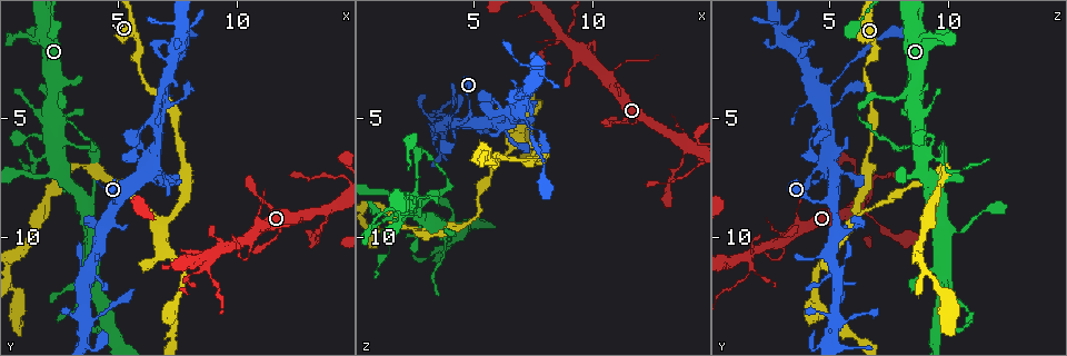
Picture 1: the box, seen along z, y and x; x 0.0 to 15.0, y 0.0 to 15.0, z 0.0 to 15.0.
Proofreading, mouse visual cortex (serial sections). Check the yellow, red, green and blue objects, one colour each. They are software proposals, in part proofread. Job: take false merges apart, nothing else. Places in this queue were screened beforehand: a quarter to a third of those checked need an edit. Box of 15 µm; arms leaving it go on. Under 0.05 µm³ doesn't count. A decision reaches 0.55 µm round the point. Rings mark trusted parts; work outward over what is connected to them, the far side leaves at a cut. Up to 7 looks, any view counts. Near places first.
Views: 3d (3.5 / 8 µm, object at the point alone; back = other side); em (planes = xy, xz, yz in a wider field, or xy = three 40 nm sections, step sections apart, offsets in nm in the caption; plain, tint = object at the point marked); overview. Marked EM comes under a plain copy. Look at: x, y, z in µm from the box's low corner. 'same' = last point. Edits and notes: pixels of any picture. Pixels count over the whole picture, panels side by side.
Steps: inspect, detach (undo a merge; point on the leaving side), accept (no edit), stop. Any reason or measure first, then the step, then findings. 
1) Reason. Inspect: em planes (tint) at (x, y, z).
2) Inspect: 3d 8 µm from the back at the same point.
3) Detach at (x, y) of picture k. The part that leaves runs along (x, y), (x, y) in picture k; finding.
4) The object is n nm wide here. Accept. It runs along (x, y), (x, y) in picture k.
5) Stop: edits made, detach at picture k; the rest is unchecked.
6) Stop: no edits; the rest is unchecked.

Three-way junction. Inspect: 3d 3.5 µm at (7.0, 9.2, 6.1).

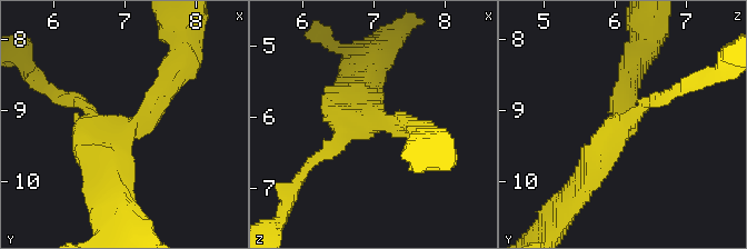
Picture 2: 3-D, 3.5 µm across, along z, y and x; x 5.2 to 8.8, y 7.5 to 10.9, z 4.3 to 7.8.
Inspect: em xy step 3 (tint) at (6.95, 9.30, 6.10).

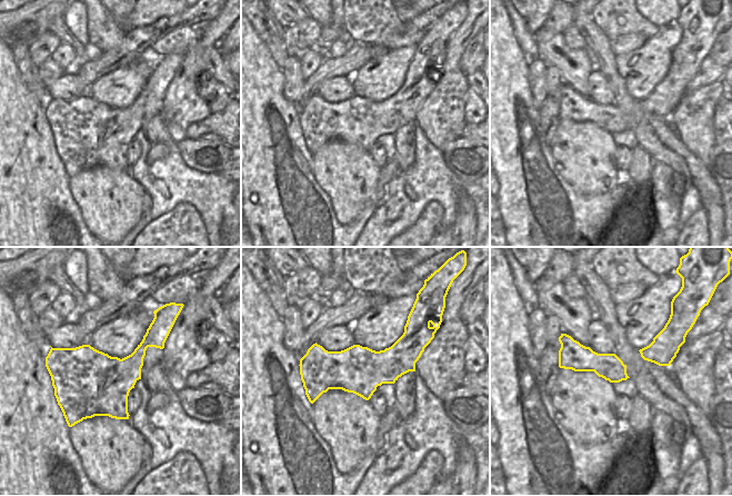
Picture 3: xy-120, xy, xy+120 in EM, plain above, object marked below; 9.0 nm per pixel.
Accept. It runs along (424, 132), (348, 121), (320, 156) in picture 2; continuous, no second cell.

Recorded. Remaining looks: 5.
Arms part here. Inspect: 3d 3.5 µm at (8.7, 10.9, 1.5).

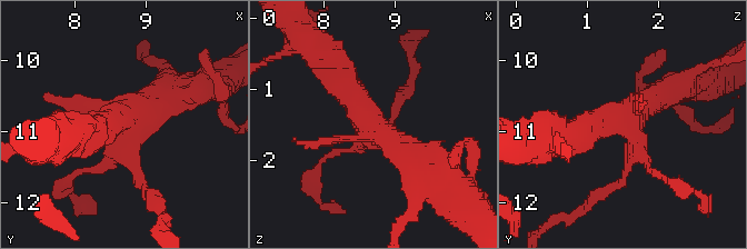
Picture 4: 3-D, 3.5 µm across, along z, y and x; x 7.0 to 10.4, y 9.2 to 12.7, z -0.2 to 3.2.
Inspect: em planes (tint) at (8.70, 10.90, 1.60).

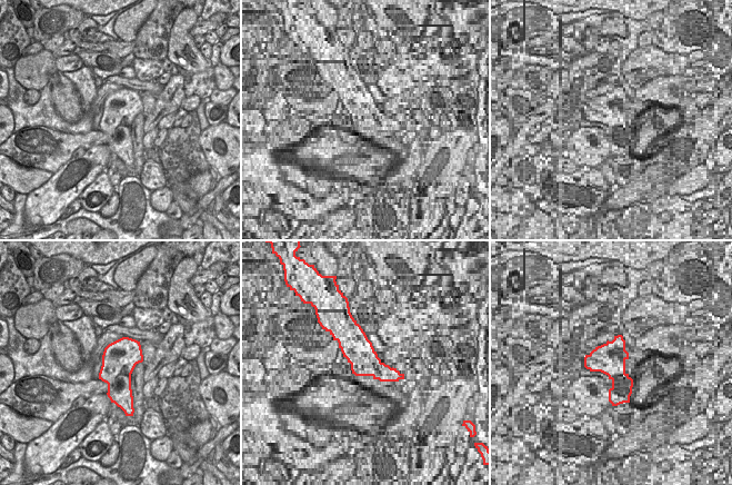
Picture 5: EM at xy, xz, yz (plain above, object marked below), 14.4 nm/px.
Accept. It runs along (428, 172), (374, 130), (329, 72) in picture 4; all the same cell.

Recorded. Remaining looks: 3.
Sharp bend. Inspect: 3d 3.5 µm at (3.8, 13.7, 5.3).

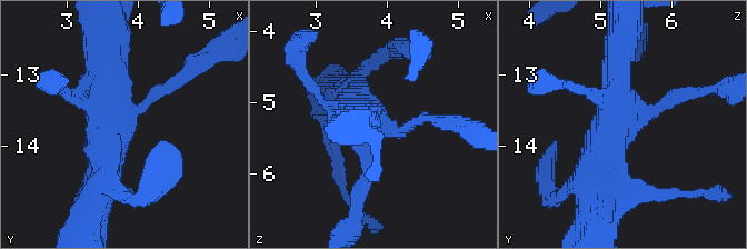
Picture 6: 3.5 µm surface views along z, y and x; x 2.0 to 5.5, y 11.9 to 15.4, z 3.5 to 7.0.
Shape alone is not enough. Inspect: em xy step 2 (tint) at (3.70, 13.60, 5.15).

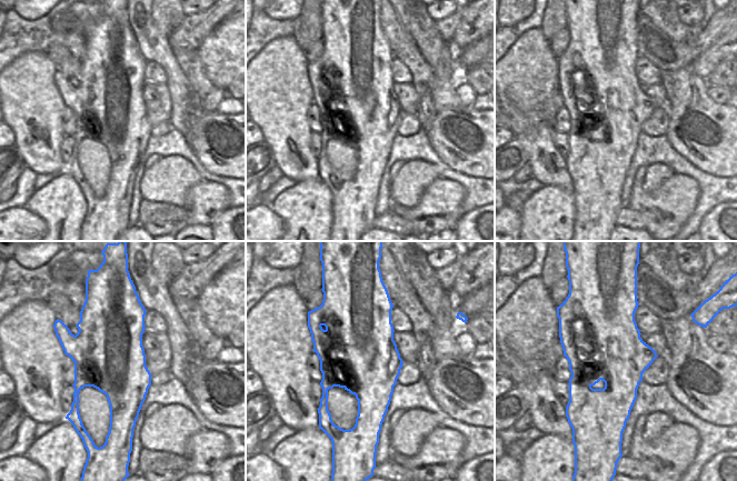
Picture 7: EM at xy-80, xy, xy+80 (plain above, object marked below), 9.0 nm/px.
Inspect: em xy step 5 (tint) at the same point.

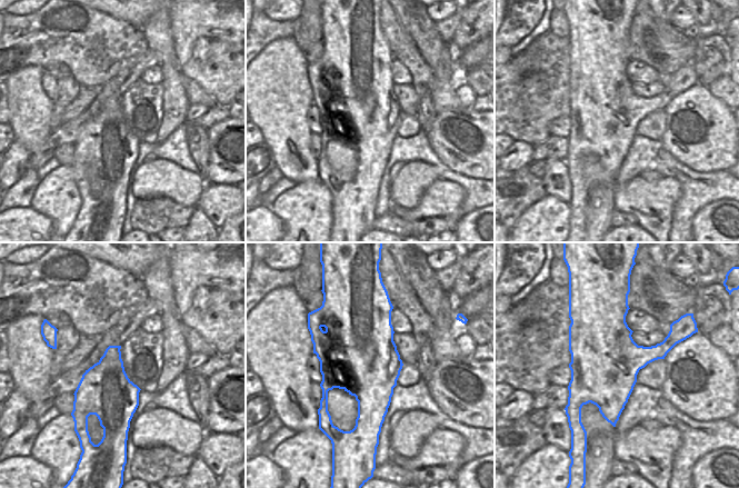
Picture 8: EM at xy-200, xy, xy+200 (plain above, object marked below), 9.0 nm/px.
Accept. One cell here.

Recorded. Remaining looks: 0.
Stop: no edits; the rest is unchecked.

